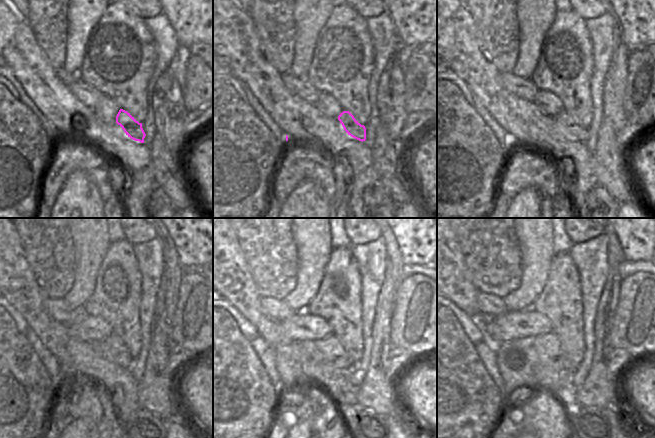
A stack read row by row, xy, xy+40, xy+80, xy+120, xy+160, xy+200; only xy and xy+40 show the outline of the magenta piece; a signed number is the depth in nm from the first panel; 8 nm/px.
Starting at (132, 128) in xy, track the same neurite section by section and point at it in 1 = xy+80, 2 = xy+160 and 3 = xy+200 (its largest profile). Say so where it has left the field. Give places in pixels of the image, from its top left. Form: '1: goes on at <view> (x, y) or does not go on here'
1: goes on at xy+80 (567, 124)
2: goes on at xy+160 (290, 358)
3: goes on at xy+200 (518, 360)

